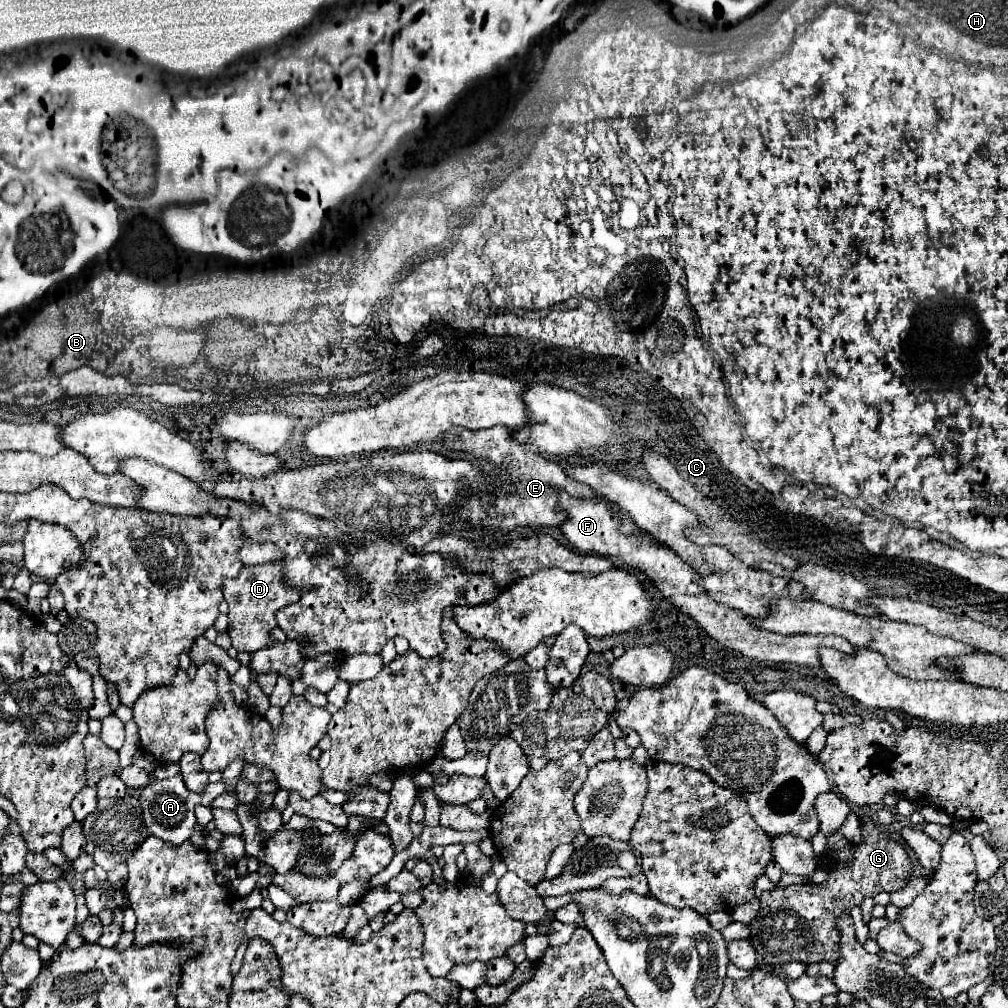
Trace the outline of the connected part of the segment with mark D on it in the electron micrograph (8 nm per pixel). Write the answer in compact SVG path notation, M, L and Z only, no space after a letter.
M279 561L263 563L263 565L243 565L237 577L223 579L223 595L225 595L225 601L229 603L227 633L231 637L231 643L237 651L247 651L247 653L269 647L271 645L269 631L277 625L275 613L299 601L299 591L283 583Z

